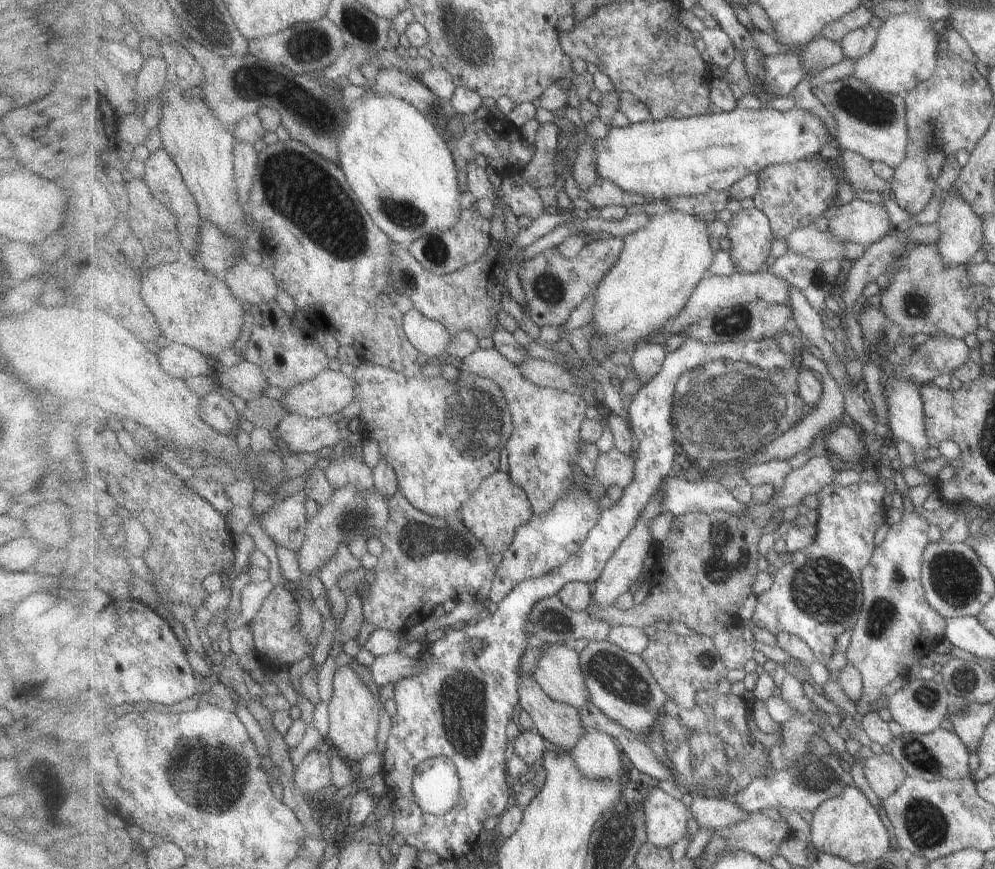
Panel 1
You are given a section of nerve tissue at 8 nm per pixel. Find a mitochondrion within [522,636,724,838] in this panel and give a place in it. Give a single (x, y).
(620, 676)

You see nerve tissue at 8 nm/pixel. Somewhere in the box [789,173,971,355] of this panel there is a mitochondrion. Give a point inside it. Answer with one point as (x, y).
(917, 305)

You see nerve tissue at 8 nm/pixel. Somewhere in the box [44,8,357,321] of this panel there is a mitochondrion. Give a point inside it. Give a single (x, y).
(312, 45)

